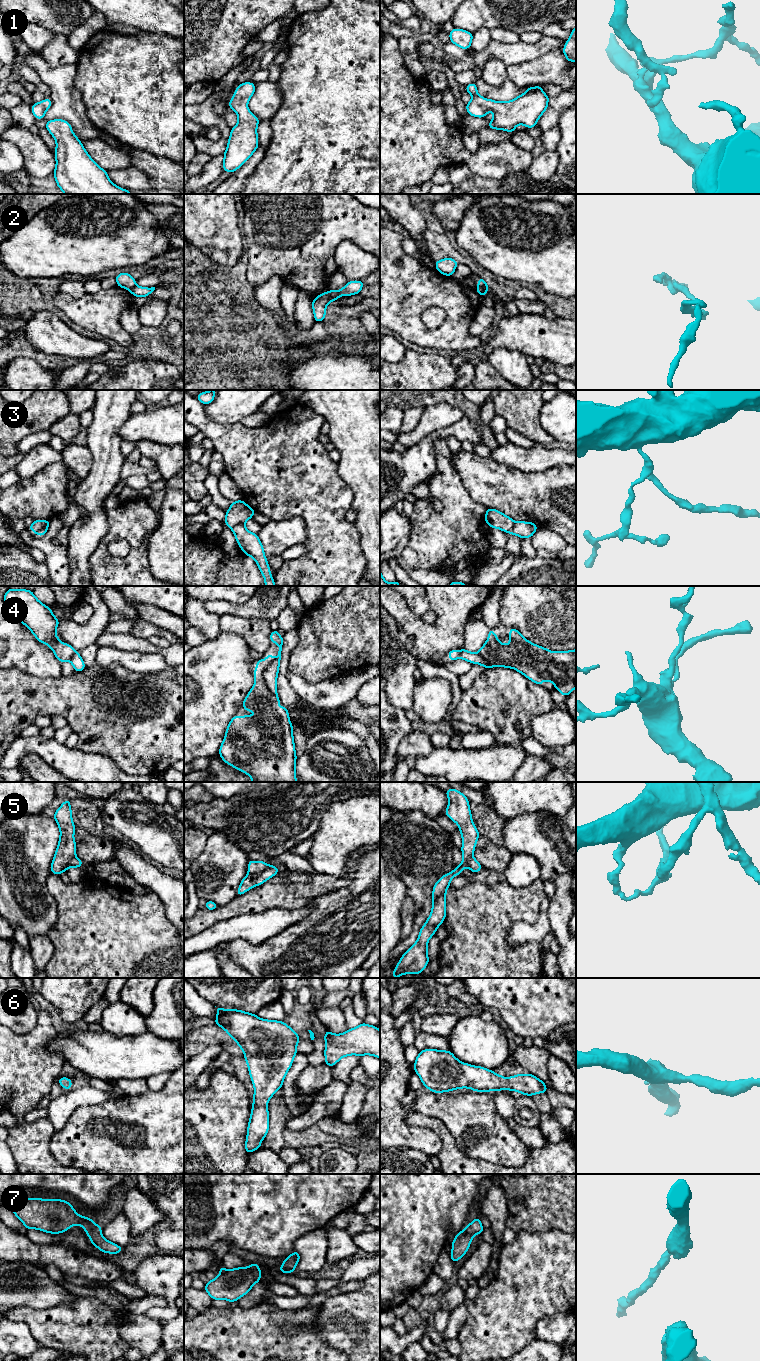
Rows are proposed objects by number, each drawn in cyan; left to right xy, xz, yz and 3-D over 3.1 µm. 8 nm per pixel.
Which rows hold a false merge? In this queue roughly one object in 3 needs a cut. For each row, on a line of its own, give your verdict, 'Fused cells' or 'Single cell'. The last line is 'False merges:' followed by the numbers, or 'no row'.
1: Single cell
2: Fused cells
3: Fused cells
4: Fused cells
5: Fused cells
6: Single cell
7: Single cell
False merges: 2, 3, 4, 5

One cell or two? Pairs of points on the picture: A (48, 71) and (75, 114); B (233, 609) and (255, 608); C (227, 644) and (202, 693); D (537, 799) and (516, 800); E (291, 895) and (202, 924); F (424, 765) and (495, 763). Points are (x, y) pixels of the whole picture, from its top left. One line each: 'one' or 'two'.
A: one
B: one
C: one
D: one
E: one
F: one

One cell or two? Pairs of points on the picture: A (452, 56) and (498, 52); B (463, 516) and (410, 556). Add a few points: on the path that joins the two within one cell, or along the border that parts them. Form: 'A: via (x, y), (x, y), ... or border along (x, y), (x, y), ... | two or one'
A: via (463, 59), (479, 59), (487, 53) | one
B: via (450, 529), (437, 542), (423, 551) | one

